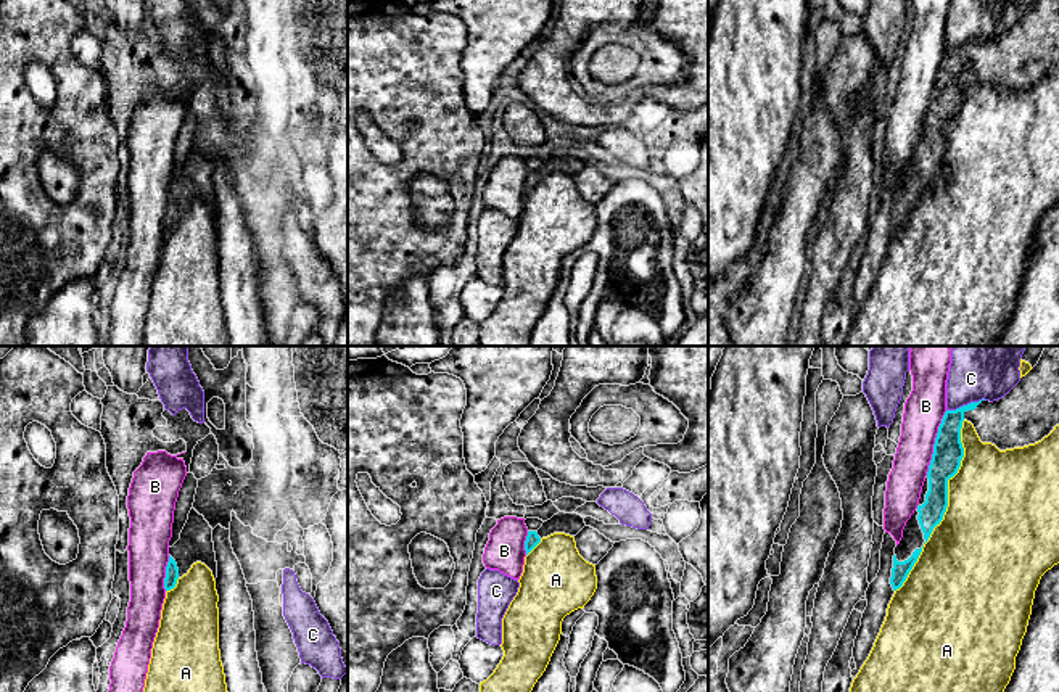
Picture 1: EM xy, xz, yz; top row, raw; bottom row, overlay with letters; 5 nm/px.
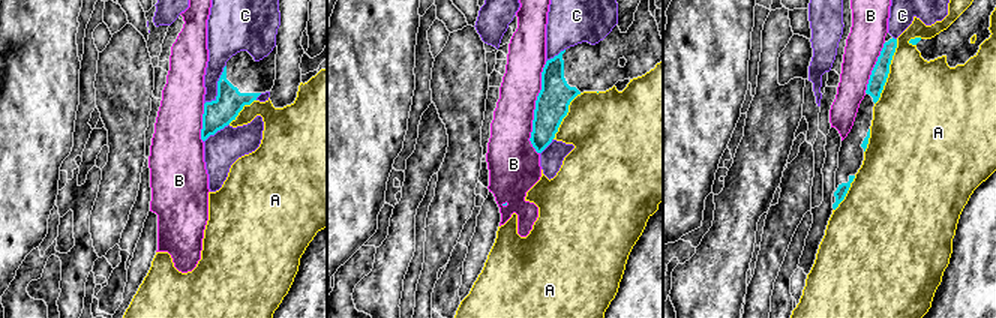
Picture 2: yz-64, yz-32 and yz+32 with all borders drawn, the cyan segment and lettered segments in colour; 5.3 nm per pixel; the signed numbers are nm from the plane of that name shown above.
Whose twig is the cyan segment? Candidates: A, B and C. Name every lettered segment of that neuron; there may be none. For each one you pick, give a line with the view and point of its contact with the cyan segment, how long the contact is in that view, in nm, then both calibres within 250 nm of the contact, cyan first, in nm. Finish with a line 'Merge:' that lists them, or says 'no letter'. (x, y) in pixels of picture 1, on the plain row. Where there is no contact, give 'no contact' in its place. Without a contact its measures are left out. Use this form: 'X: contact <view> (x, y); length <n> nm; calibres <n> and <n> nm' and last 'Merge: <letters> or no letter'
Merge: no letter

